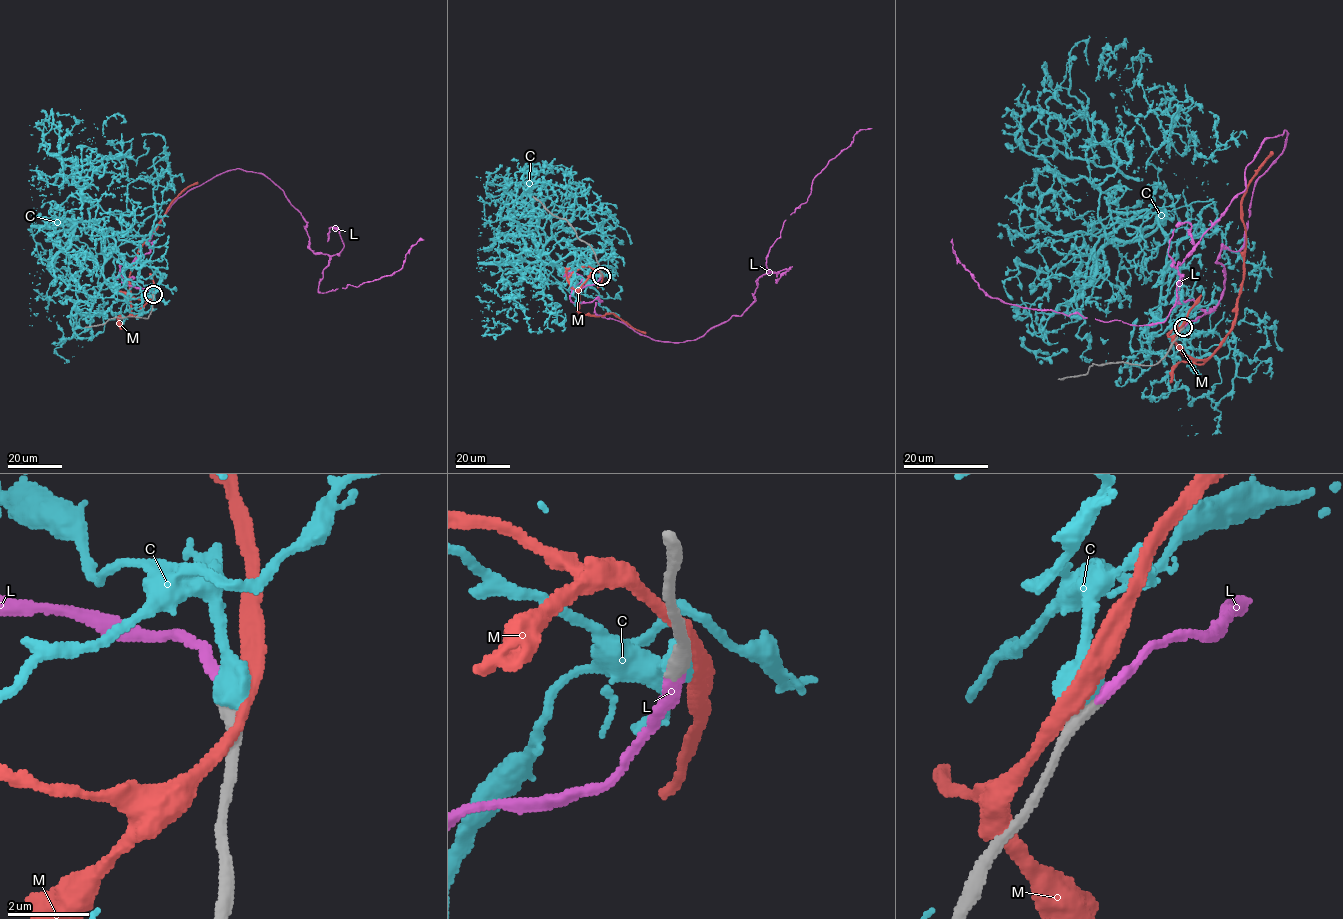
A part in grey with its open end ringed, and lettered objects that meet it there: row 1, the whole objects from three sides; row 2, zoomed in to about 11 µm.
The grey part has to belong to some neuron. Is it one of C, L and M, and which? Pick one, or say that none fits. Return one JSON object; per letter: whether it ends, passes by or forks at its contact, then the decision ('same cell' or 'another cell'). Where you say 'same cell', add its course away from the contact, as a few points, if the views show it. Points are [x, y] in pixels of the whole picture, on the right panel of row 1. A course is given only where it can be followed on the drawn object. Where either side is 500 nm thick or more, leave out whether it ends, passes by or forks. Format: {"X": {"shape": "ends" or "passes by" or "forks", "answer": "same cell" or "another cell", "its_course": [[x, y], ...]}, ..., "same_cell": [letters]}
{"C": {"answer": "another cell"}, "L": {"shape": "ends", "answer": "same cell", "its_course": [[1183, 328], [1220, 299], [1219, 251], [1243, 246], [1285, 130], [1178, 264], [1162, 322], [1005, 303], [951, 242]]}, "M": {"shape": "passes by", "answer": "another cell"}, "same_cell": ["L"]}

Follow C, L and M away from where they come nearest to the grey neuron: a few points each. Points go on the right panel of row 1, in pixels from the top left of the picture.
C: (1182, 328), (1147, 330), (1158, 215), (1048, 165), (1112, 163), (1069, 60), (1107, 54), (1124, 94), (1116, 59)
L: (1183, 328), (1220, 299), (1219, 251), (1243, 246), (1285, 130), (1178, 264), (1162, 322), (1005, 303), (951, 242)
M: (1180, 330), (1174, 341), (1199, 359), (1213, 353), (1230, 330), (1243, 280), (1242, 200), (1246, 186), (1272, 151)

